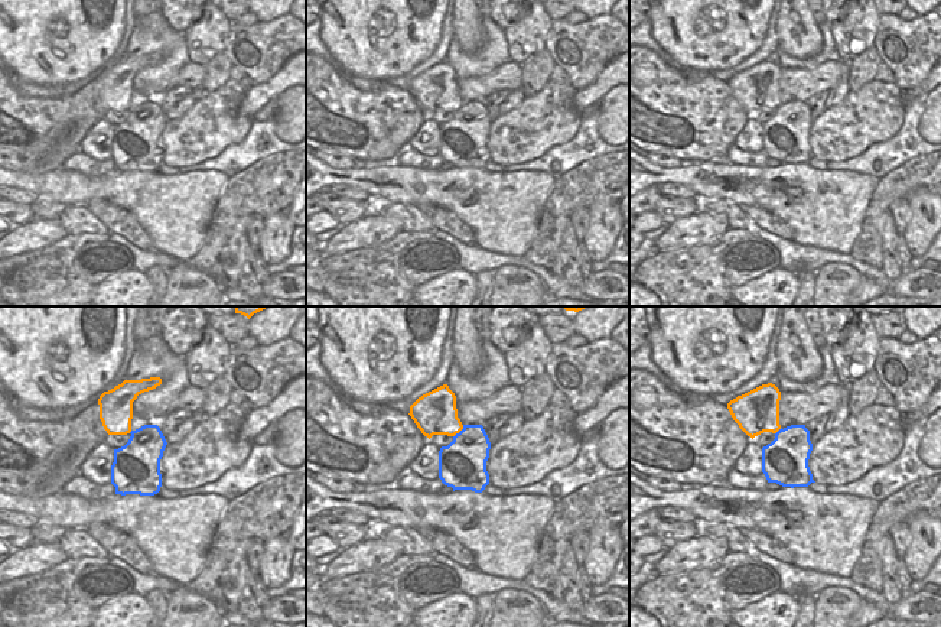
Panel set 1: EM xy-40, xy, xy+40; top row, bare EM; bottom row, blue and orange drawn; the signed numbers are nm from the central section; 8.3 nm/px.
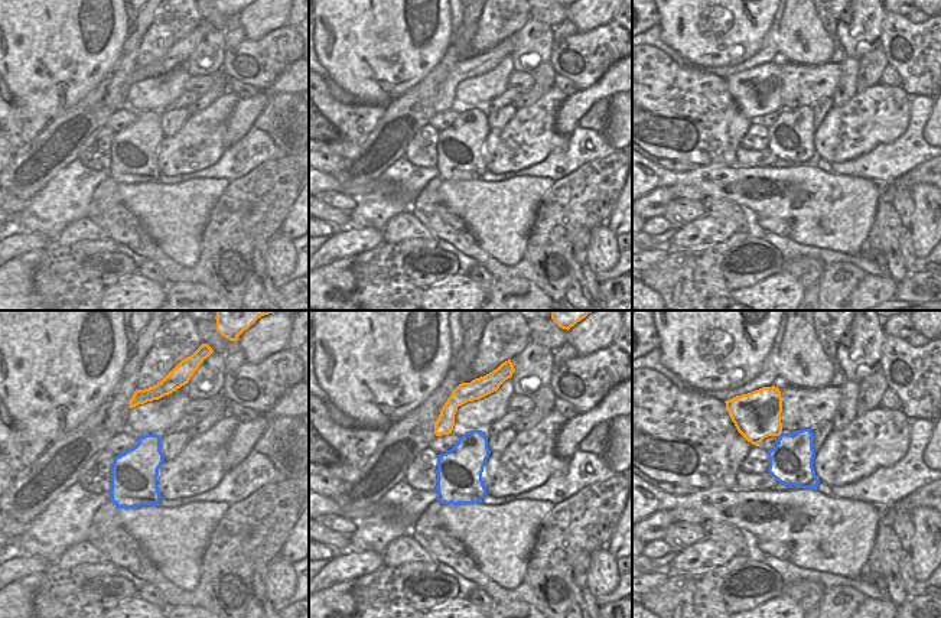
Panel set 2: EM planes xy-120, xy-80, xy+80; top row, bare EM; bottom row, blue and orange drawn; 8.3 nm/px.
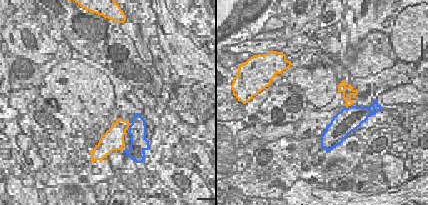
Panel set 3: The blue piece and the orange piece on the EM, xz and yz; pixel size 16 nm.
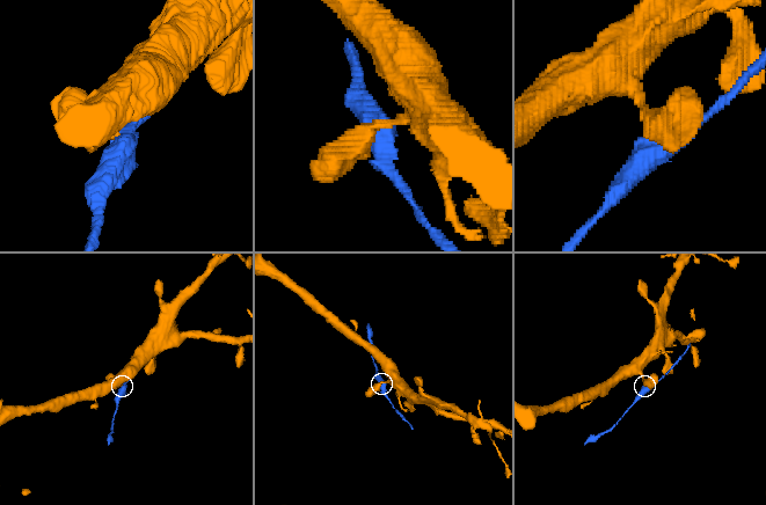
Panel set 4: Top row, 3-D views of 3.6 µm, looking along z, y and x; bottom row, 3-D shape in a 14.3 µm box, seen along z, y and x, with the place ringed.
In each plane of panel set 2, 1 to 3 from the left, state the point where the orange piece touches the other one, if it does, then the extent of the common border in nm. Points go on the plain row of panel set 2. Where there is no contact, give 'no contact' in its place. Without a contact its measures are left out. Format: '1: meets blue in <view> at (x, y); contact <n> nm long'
1: no contact
2: no contact
3: meets blue in xy+80 at (780, 111); contact 60 nm long

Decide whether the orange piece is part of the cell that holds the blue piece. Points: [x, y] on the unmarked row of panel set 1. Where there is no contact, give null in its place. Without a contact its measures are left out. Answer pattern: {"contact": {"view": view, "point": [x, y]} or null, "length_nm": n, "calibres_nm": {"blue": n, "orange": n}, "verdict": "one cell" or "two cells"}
{"contact": {"view": "xy", "point": [461, 107]}, "length_nm": 140, "calibres_nm": {"blue": 380, "orange": 340}, "verdict": "two cells"}

